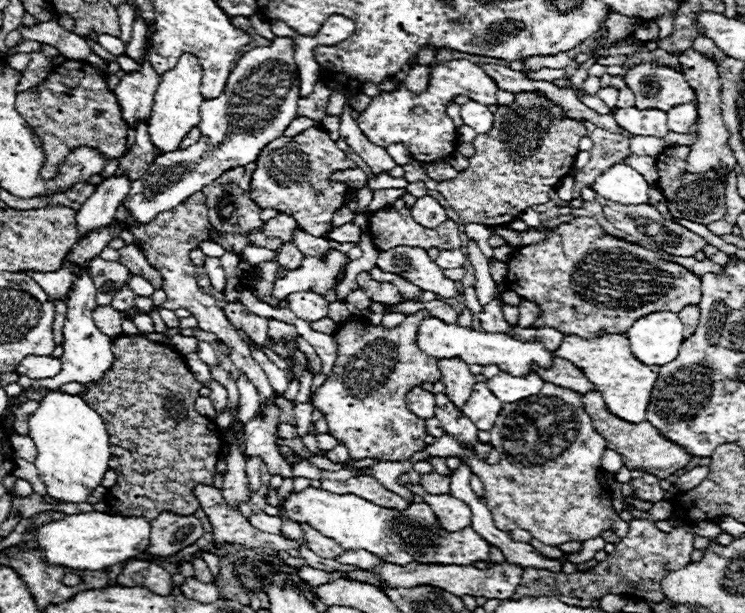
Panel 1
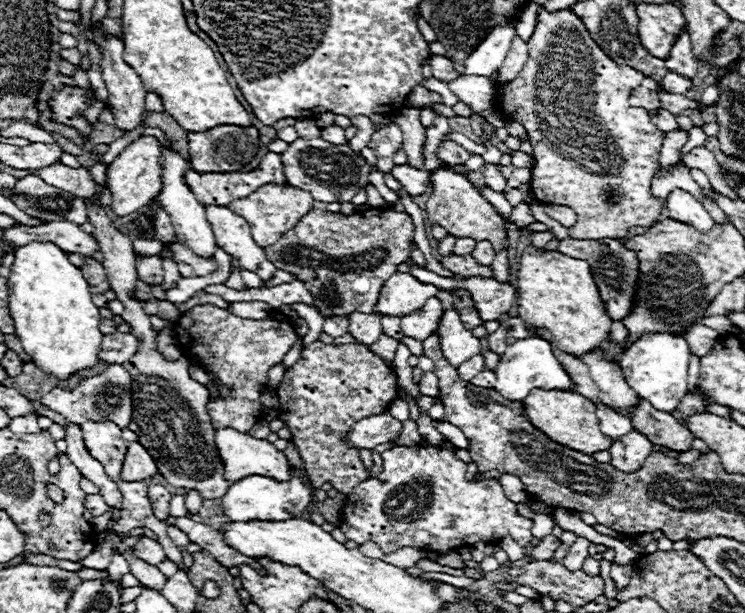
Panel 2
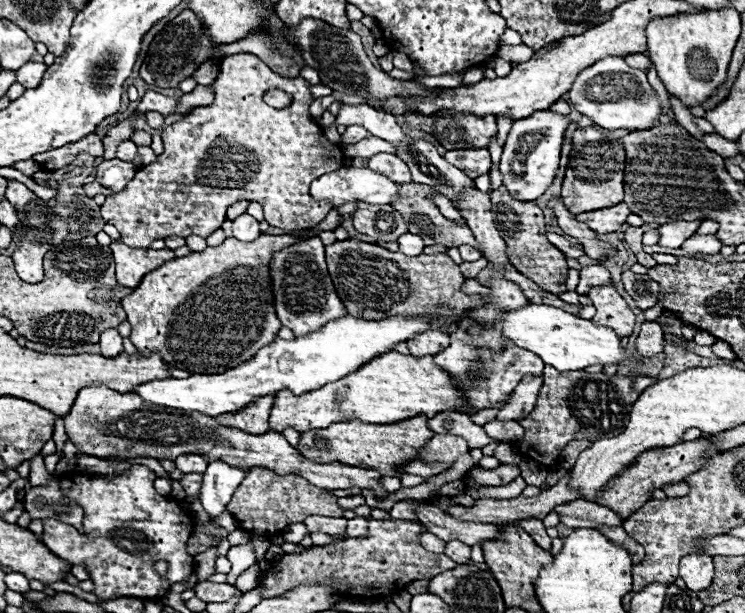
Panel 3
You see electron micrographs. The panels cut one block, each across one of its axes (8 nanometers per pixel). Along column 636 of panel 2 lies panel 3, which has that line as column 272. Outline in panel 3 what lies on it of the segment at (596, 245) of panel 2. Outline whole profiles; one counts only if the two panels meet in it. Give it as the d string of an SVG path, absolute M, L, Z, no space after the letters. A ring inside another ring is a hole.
M318 236L276 252L270 262L270 268L272 290L276 296L276 314L282 326L288 326L296 336L306 336L308 332L322 328L326 322L346 314L346 306L338 298L330 274L326 270L324 248Z

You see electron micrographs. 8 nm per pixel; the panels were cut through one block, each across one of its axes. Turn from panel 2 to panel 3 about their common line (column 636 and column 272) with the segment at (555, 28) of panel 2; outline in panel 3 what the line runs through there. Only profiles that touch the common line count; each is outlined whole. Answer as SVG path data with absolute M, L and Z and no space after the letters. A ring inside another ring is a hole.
M234 54L220 62L220 74L212 88L216 94L214 102L210 106L194 108L186 118L164 128L164 152L148 166L138 168L128 186L120 194L114 194L112 198L108 196L102 204L102 218L118 228L124 244L132 248L148 248L150 242L168 236L188 238L196 234L206 238L220 228L226 220L226 208L238 200L260 202L264 206L264 220L286 232L314 228L332 210L328 202L316 202L308 192L314 178L342 166L340 146L330 144L322 128L308 114L308 106L312 102L310 84L302 78L286 80L278 76L254 54ZM268 88L282 88L292 96L292 104L282 110L270 108L262 100L262 94Z

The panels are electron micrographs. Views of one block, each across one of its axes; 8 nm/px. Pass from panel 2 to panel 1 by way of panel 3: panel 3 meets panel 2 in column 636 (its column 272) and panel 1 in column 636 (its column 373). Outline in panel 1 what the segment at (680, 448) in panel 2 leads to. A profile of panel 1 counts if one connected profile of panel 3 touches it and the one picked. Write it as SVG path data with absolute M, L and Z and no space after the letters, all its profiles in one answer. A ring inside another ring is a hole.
M566 334L560 348L556 350L558 358L570 360L574 366L578 366L584 376L596 386L596 390L602 394L606 408L626 420L626 422L644 422L646 420L646 408L650 400L650 392L654 388L658 368L650 368L646 364L640 364L630 346L628 338L624 334L604 334L592 340L586 340L582 336Z

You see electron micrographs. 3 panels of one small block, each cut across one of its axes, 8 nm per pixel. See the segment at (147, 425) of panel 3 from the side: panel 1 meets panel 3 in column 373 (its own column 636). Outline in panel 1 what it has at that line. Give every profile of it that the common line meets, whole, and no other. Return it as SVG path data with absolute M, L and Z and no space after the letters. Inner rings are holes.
M632 470L632 480L630 486L636 490L636 494L642 500L650 500L650 502L660 502L664 498L664 490L658 484L660 480L648 472L642 470Z

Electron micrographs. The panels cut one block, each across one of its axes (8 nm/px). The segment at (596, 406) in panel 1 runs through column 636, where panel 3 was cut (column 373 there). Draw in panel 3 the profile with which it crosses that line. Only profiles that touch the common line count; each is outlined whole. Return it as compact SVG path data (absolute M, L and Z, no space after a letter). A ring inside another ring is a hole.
M416 416L396 424L368 424L368 422L338 422L330 424L330 428L310 430L300 436L300 452L304 458L318 464L348 464L358 468L374 468L382 476L402 476L400 468L406 462L418 460L414 452L434 436L430 428L426 428L426 416Z

